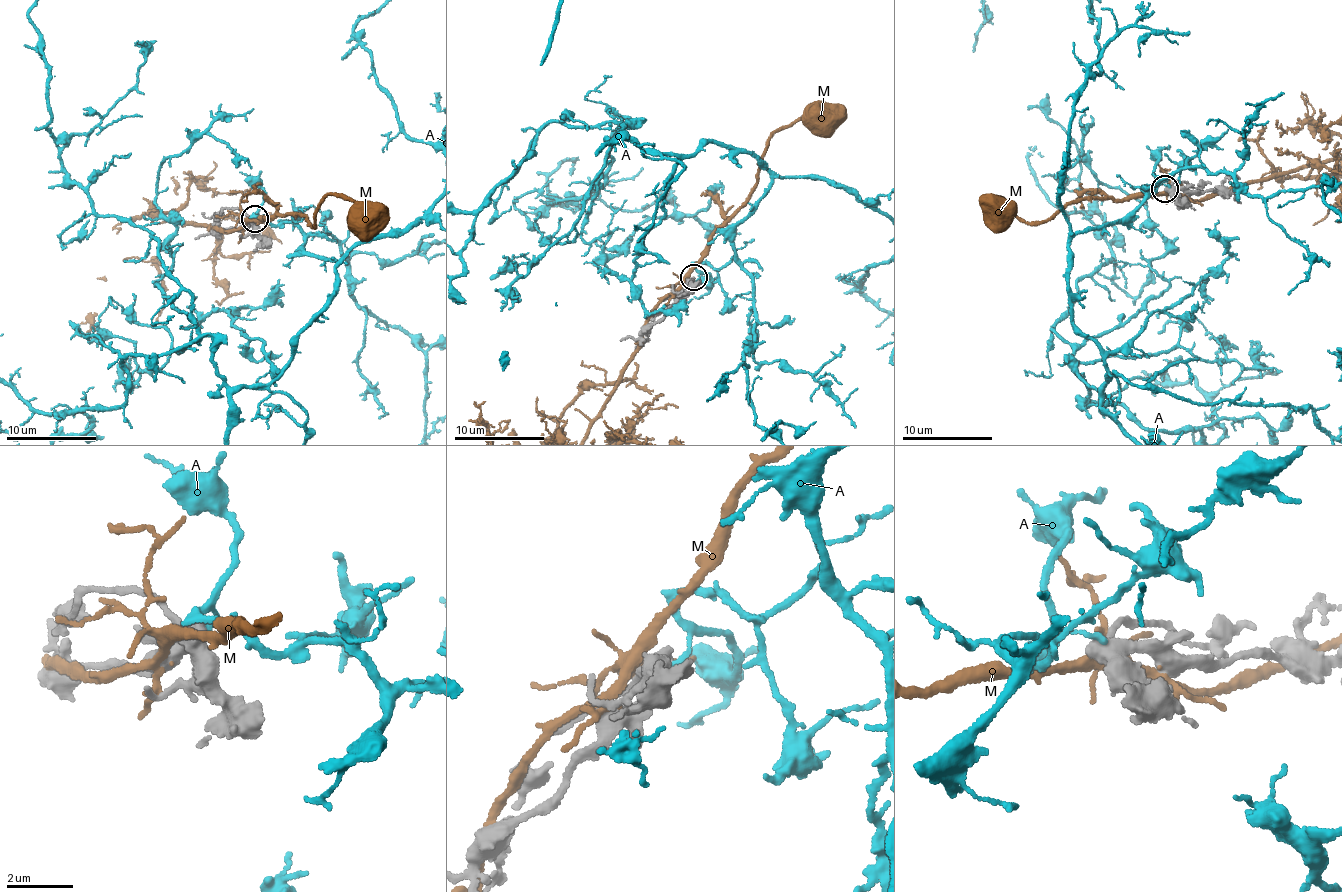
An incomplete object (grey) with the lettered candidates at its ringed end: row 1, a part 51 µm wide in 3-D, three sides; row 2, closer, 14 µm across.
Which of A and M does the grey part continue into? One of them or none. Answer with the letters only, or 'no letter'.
no letter

